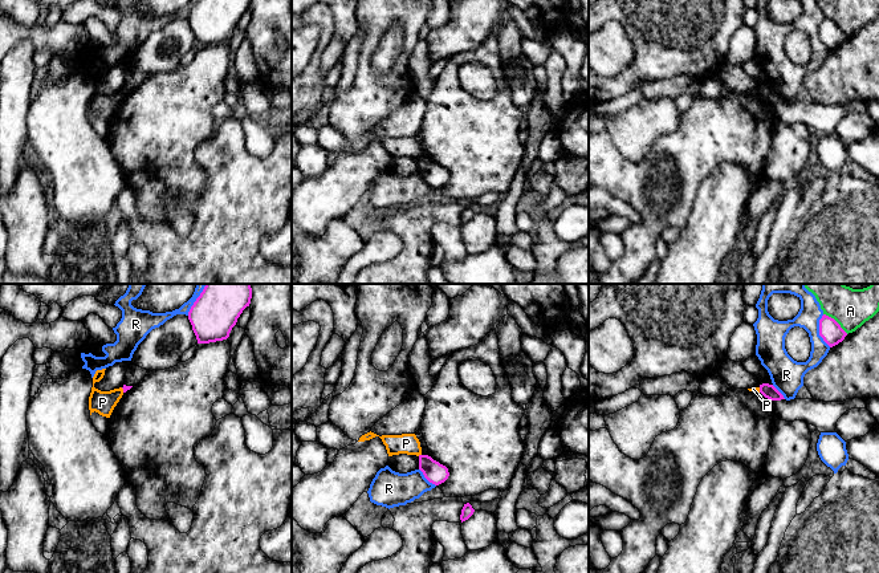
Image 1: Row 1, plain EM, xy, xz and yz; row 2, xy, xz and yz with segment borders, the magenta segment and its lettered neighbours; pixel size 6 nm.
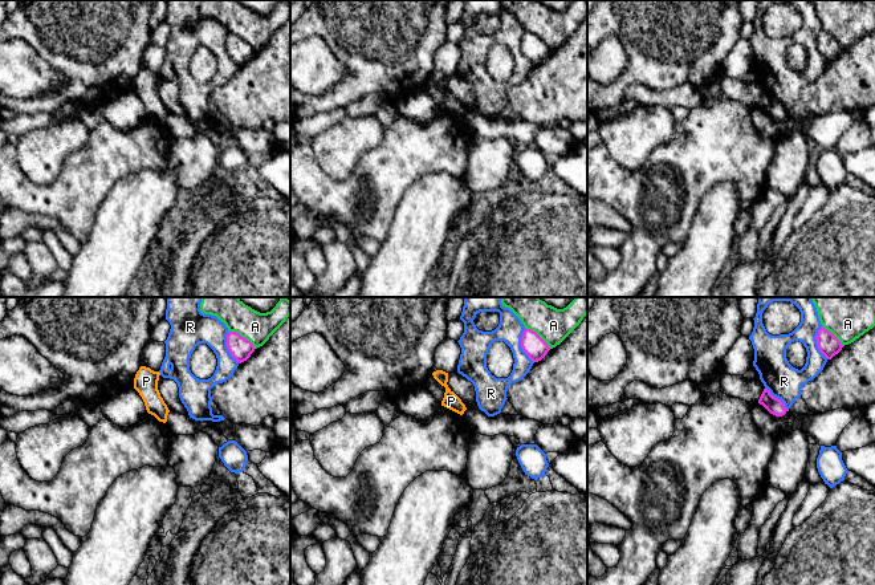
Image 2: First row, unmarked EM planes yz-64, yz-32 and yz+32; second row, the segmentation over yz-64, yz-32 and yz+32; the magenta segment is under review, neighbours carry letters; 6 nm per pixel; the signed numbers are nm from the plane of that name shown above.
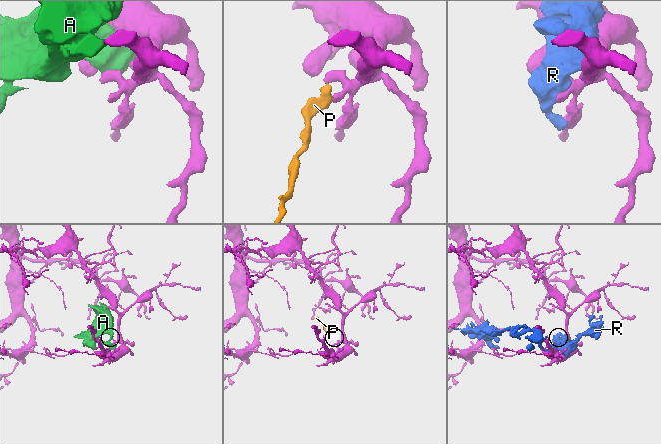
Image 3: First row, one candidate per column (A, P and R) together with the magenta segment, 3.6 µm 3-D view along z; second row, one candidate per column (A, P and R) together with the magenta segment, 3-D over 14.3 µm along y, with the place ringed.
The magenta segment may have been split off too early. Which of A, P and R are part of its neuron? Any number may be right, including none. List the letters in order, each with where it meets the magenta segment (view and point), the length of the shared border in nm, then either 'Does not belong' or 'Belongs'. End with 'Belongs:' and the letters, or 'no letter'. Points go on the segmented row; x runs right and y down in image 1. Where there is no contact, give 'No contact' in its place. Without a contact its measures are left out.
A: Touches magenta at yz (835, 321). Shared border 200 nm. Does not belong
P: Touches magenta at xy (123, 390). Shared border 40 nm. Does not belong
R: Touches magenta at yz (820, 330). Shared border 200 nm. Does not belong
Belongs: no letter

